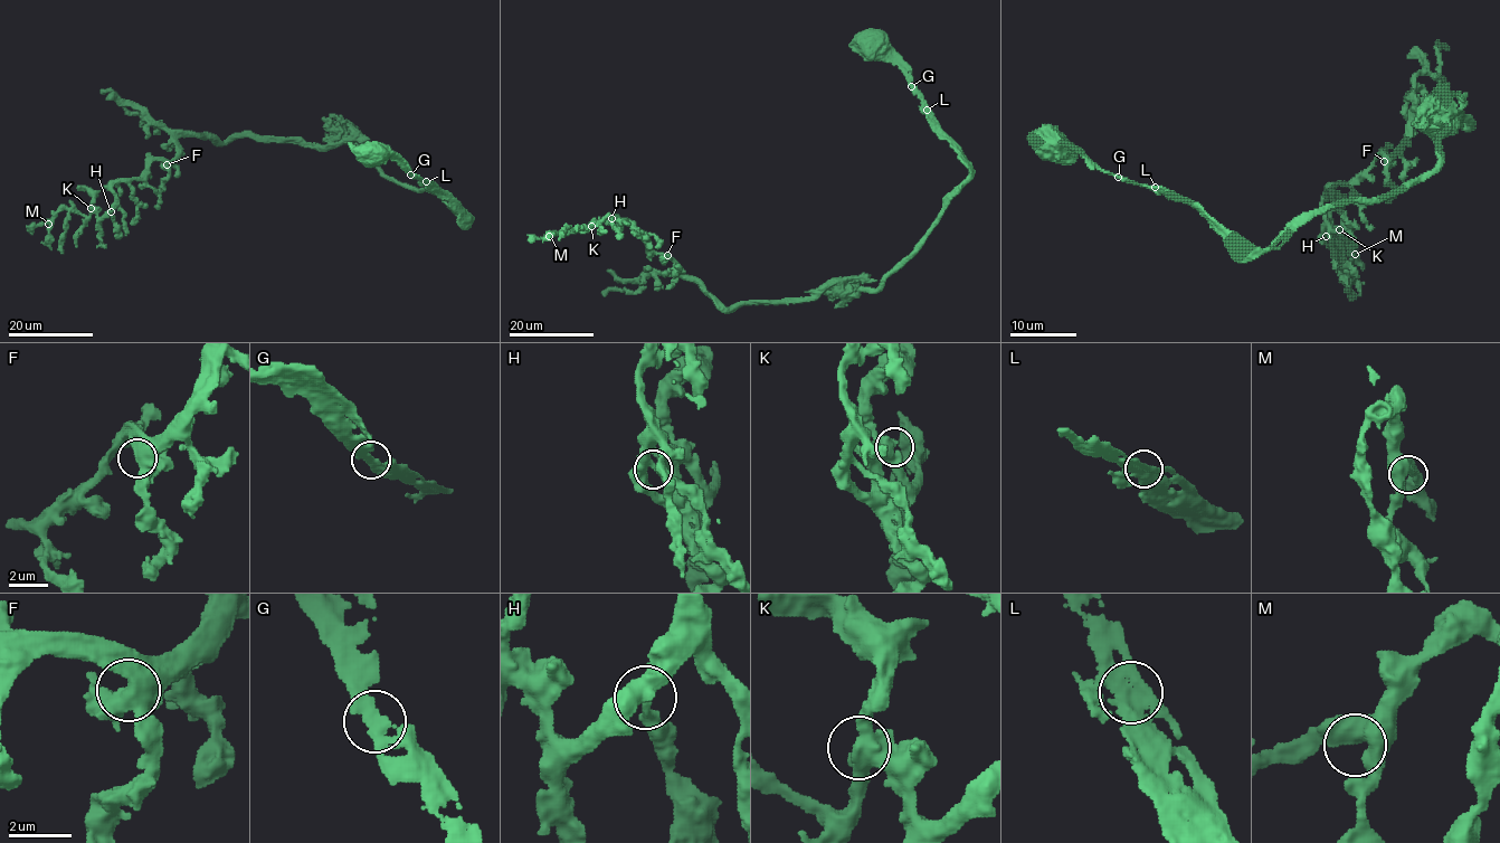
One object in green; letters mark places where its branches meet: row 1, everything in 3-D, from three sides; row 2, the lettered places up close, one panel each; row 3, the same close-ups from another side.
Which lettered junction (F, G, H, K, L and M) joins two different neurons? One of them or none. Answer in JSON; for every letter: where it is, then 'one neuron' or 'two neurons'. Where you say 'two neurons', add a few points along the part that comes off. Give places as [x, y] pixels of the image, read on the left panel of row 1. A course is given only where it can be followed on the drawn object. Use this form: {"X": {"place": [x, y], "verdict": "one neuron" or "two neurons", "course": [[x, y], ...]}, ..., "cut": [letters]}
{"F": {"place": [167, 164], "verdict": "one neuron"}, "G": {"place": [410, 174], "verdict": "one neuron"}, "H": {"place": [111, 211], "verdict": "one neuron"}, "K": {"place": [91, 208], "verdict": "one neuron"}, "L": {"place": [426, 181], "verdict": "one neuron"}, "M": {"place": [48, 224], "verdict": "one neuron"}, "cut": []}

